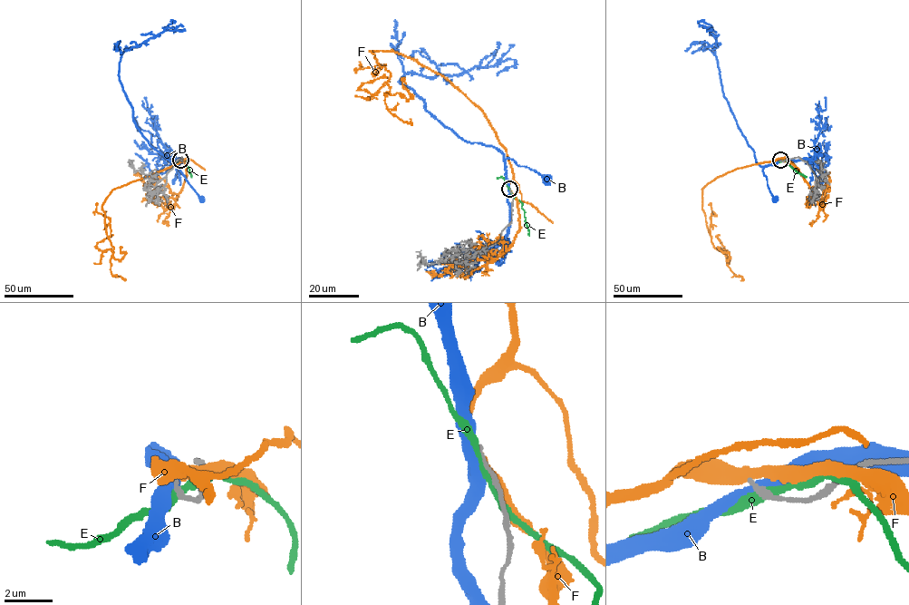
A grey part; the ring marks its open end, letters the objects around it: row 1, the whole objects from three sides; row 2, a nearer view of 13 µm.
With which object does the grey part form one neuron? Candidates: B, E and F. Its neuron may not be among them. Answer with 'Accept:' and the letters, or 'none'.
Accept: none

